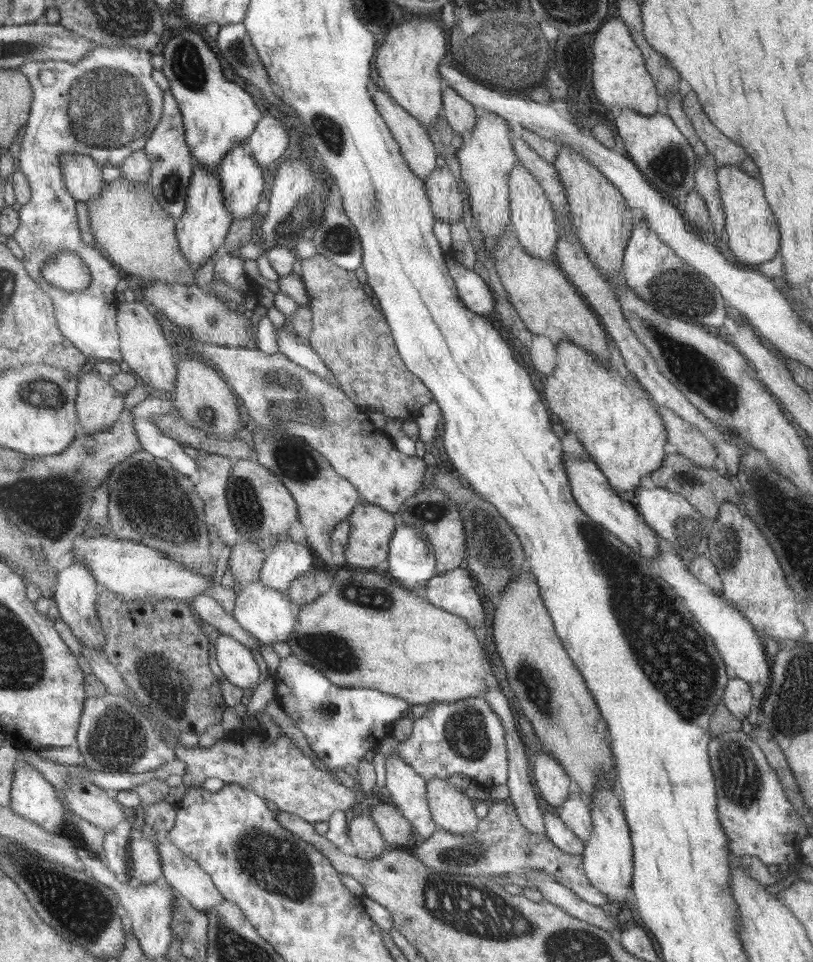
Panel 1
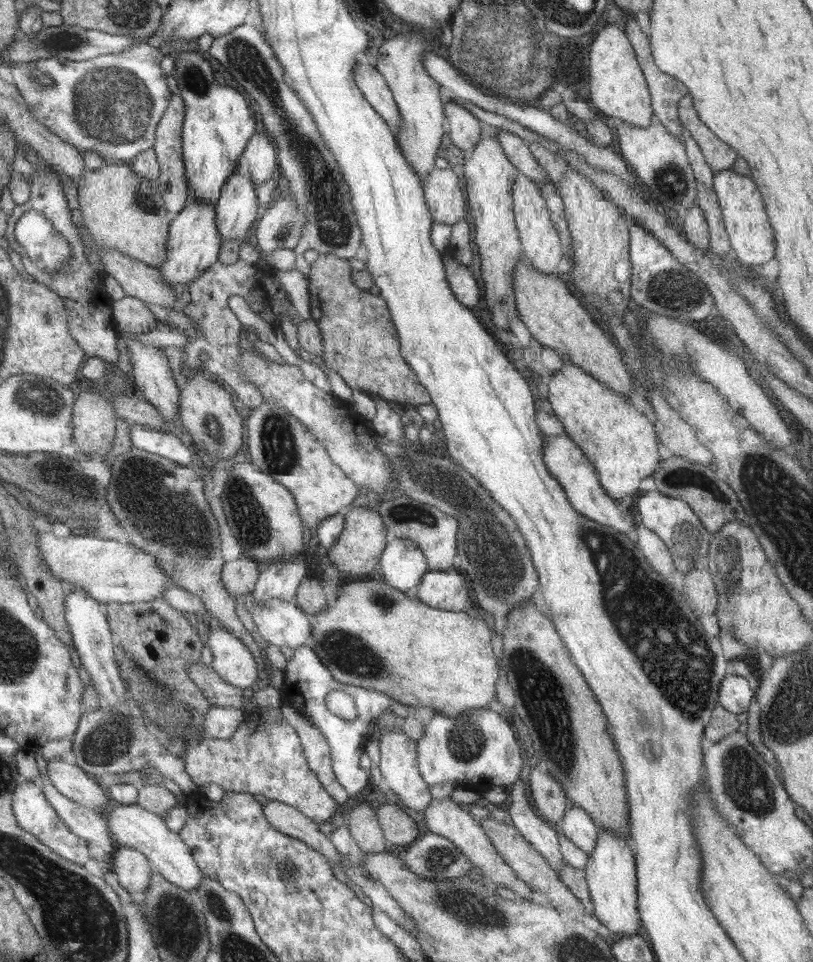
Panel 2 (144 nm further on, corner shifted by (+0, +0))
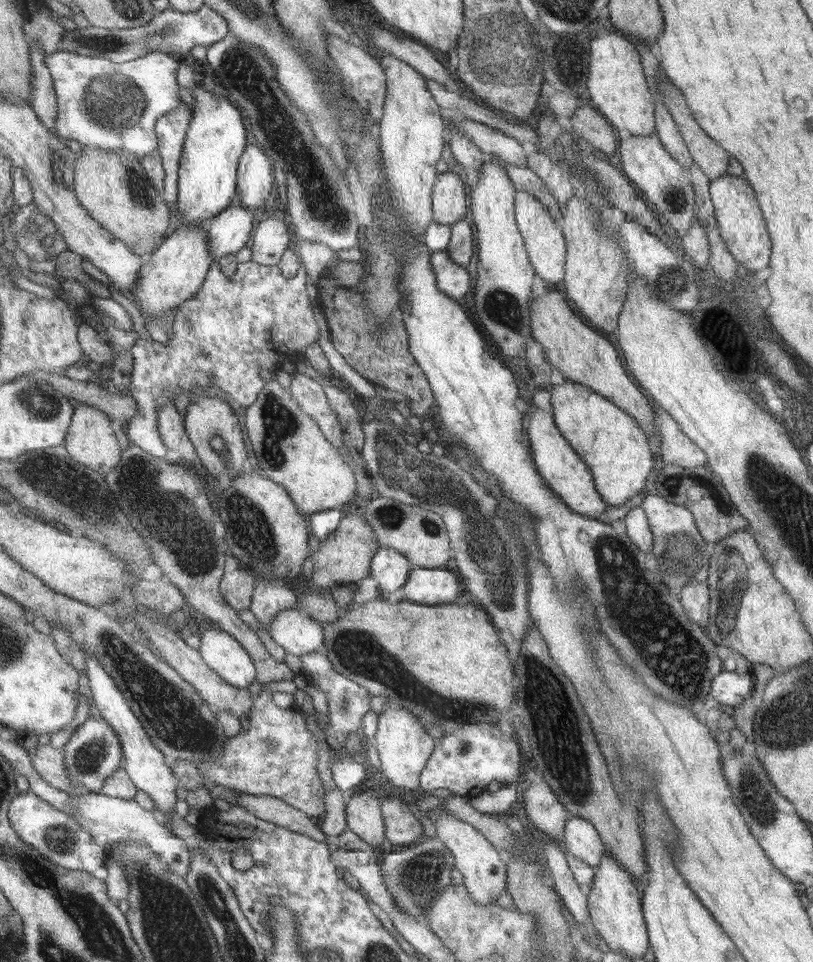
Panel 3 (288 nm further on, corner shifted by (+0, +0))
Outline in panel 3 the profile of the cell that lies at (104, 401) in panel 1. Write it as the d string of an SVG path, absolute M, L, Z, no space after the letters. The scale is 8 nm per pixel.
M77 404L73 424L67 434L67 444L65 444L67 456L71 456L73 462L81 462L81 464L93 468L95 472L101 472L107 476L121 464L123 454L125 454L115 436L115 428L117 428L117 422L107 412L93 408L89 404Z

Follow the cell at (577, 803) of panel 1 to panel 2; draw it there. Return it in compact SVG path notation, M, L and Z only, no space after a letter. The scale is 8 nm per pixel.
M571 804L571 810L565 814L565 820L559 826L563 834L571 842L575 842L575 846L579 846L583 852L587 854L595 852L601 838L601 828L587 810Z

